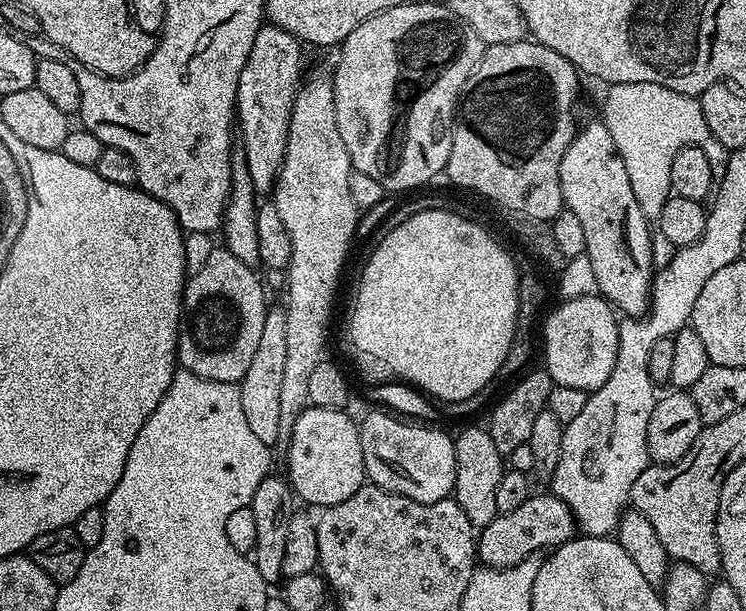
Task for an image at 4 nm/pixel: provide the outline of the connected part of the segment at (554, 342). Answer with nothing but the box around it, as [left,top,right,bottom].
[544,296,620,392]

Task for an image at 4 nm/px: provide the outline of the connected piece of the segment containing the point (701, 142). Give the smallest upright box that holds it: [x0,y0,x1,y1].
[602,82,730,222]

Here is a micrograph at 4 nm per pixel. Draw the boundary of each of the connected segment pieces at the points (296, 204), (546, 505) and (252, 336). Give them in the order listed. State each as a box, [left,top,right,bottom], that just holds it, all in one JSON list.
[[274,76,358,457],[476,494,577,568],[176,246,269,384]]

